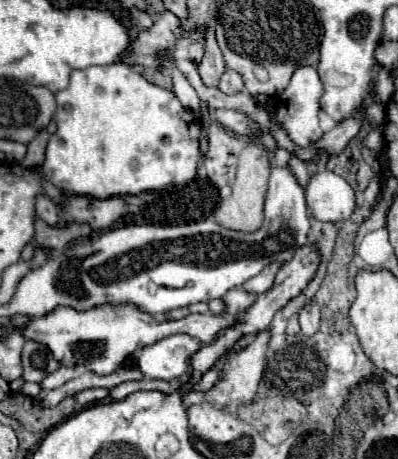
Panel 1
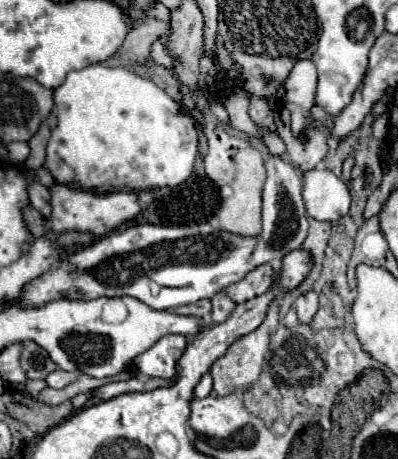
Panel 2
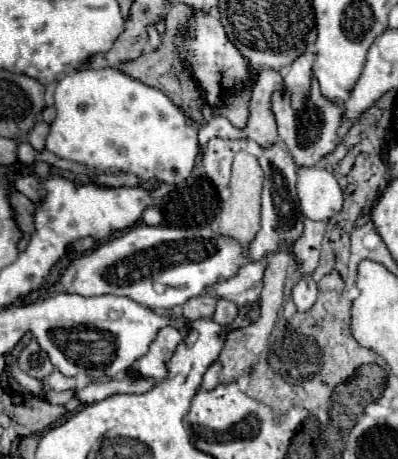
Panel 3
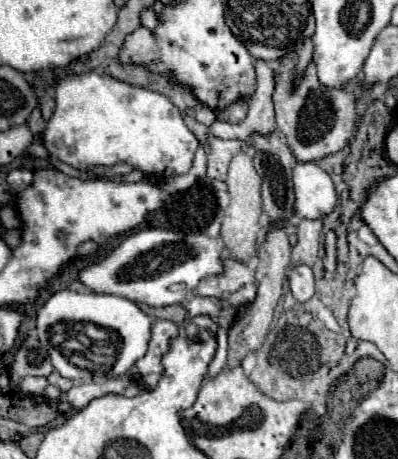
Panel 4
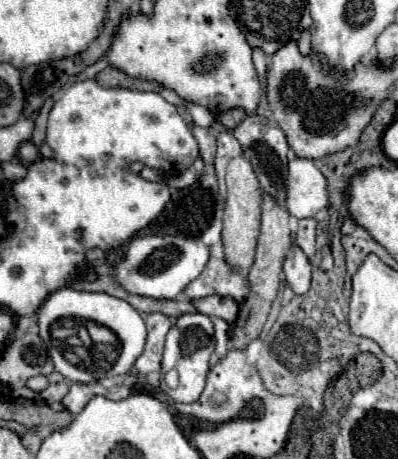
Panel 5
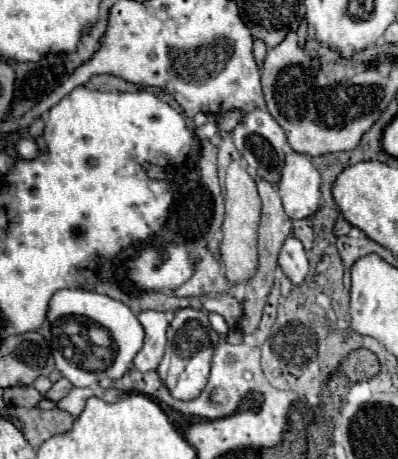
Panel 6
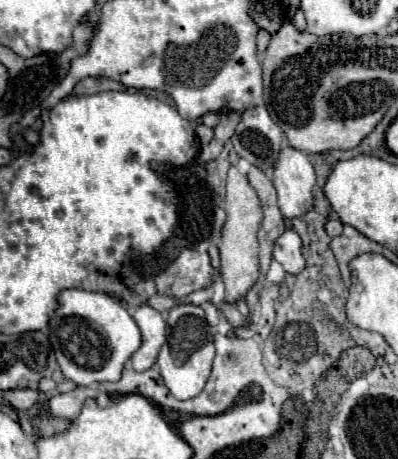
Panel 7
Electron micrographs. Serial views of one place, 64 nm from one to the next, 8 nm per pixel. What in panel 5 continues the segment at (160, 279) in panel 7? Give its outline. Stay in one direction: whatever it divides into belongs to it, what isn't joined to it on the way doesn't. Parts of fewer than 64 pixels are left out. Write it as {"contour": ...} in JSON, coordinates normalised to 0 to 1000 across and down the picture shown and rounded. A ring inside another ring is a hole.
{"contour":[[[533,553],[513,593],[482,619],[472,619],[472,627],[462,627],[462,641],[477,654],[548,641],[548,645],[578,645],[593,658],[608,658],[613,645],[623,641],[618,601],[583,588],[558,558]]]}

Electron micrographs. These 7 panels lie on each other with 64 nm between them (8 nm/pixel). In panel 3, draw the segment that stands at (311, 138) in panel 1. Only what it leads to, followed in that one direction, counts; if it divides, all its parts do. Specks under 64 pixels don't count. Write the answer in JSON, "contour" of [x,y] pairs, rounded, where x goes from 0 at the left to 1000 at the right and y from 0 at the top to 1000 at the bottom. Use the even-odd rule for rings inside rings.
{"contour":[[[764,113],[759,122],[749,122],[734,139],[729,153],[714,170],[714,187],[719,196],[734,205],[734,231],[749,240],[759,235],[774,196],[779,196],[779,174],[784,174],[784,135],[789,135],[789,118],[784,113]]]}

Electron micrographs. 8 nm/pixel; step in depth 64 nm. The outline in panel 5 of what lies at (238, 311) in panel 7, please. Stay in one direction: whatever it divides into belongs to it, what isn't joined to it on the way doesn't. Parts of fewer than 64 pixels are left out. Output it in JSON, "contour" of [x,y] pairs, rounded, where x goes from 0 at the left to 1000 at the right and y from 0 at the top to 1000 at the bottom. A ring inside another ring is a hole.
{"contour":[[[518,645],[487,658],[492,675],[528,688],[528,693],[563,693],[573,706],[583,706],[598,688],[598,658],[573,645]]]}

